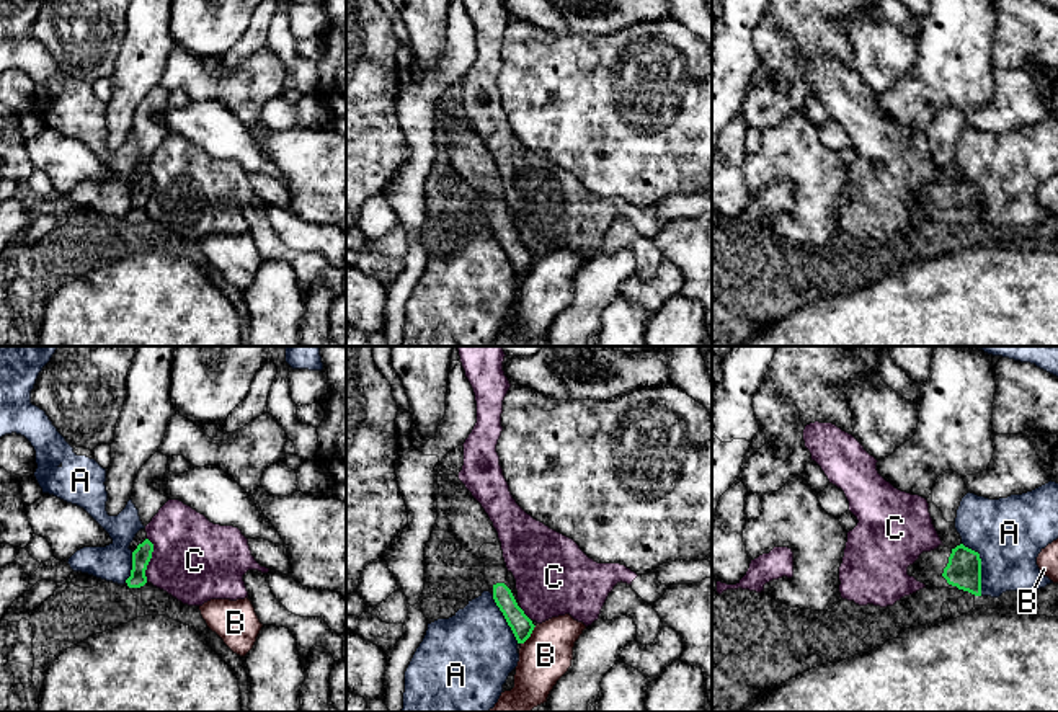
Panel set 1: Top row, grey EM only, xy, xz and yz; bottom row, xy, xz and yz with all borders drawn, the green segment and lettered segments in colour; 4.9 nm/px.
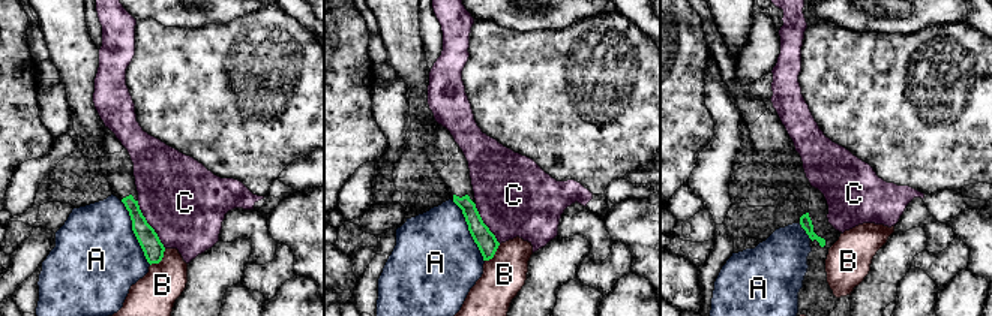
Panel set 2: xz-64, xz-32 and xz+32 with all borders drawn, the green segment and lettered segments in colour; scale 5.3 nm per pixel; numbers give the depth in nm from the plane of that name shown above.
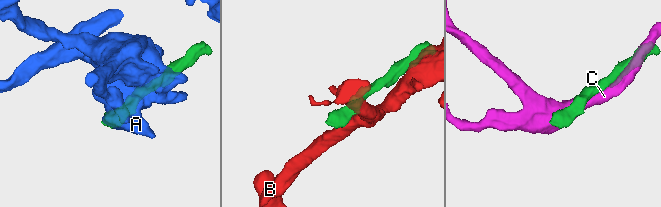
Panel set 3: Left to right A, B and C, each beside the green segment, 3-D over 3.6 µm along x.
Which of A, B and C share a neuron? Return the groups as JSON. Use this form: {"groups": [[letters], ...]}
{"groups": [["A"], ["B"], ["C"]]}

